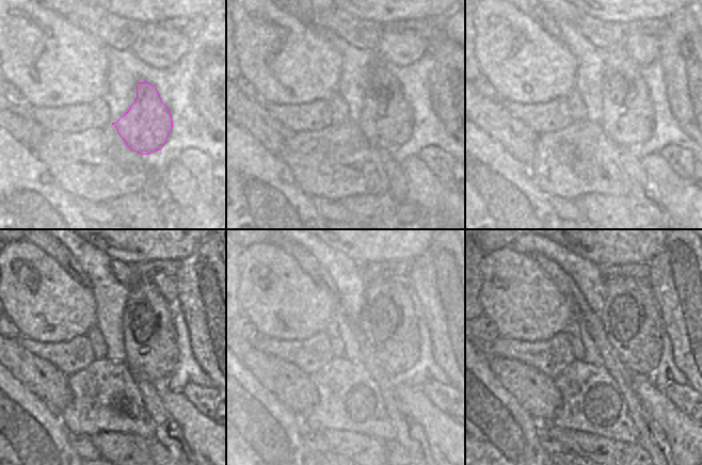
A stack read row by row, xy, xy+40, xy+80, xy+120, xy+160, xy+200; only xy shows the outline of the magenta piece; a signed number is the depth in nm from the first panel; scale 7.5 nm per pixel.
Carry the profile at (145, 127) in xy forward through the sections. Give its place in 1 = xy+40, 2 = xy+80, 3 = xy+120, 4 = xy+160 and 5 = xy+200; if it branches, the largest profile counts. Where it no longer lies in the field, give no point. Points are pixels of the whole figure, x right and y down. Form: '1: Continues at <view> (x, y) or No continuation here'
1: Continues at xy+40 (387, 122)
2: Continues at xy+80 (628, 119)
3: Continues at xy+120 (149, 333)
4: Continues at xy+160 (389, 319)
5: Continues at xy+200 (631, 317)

